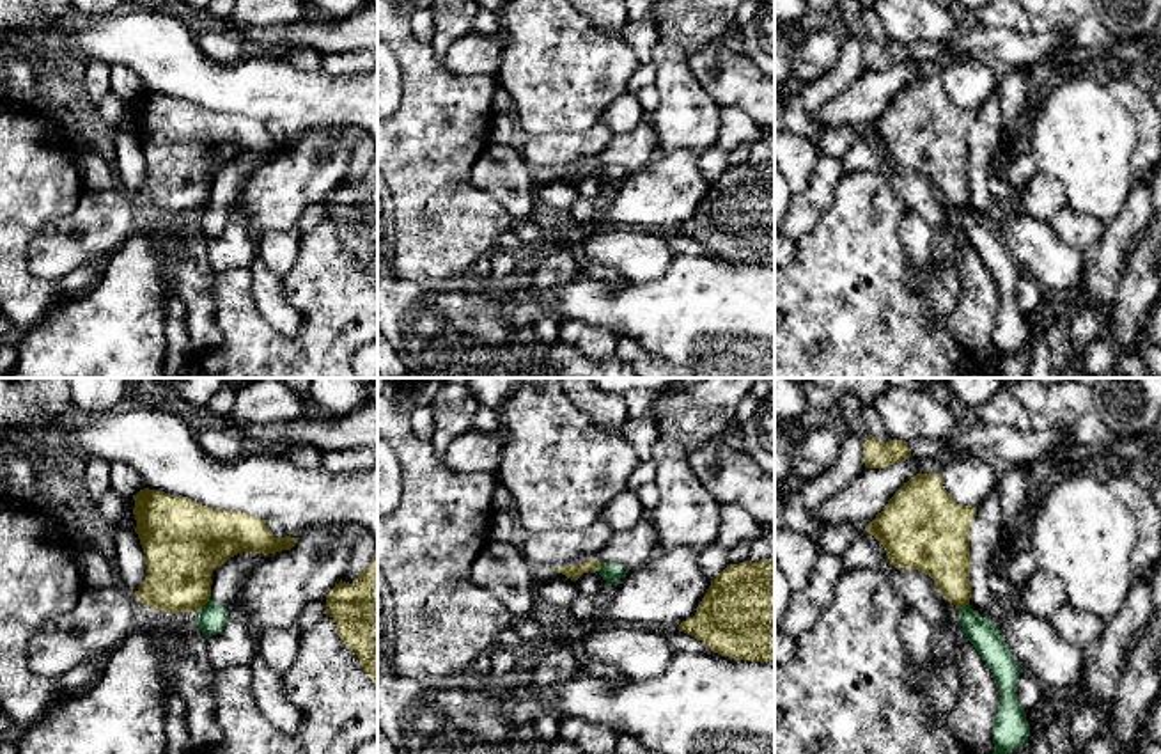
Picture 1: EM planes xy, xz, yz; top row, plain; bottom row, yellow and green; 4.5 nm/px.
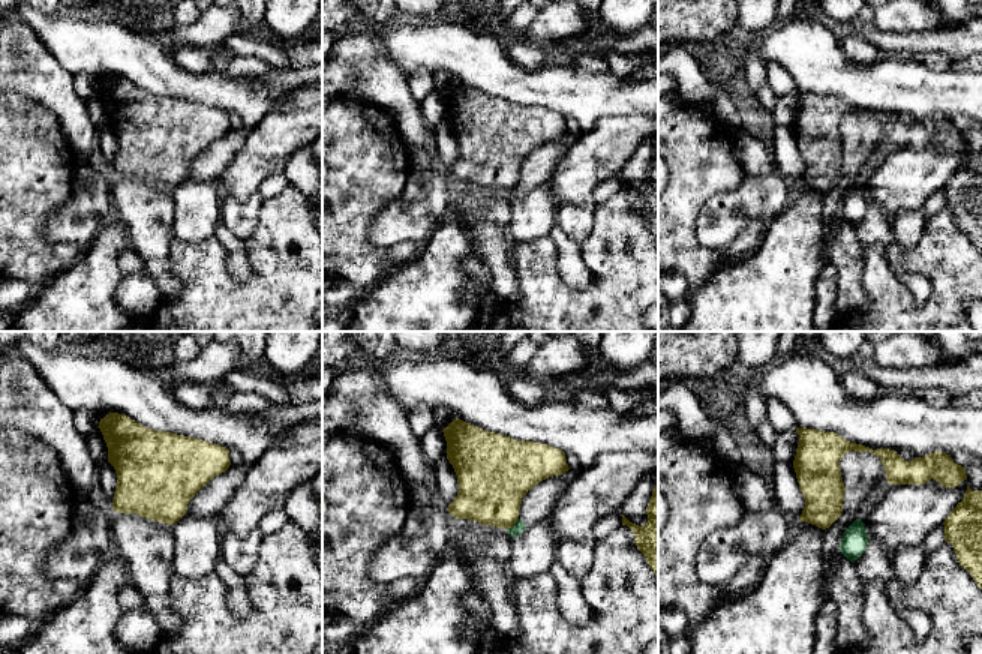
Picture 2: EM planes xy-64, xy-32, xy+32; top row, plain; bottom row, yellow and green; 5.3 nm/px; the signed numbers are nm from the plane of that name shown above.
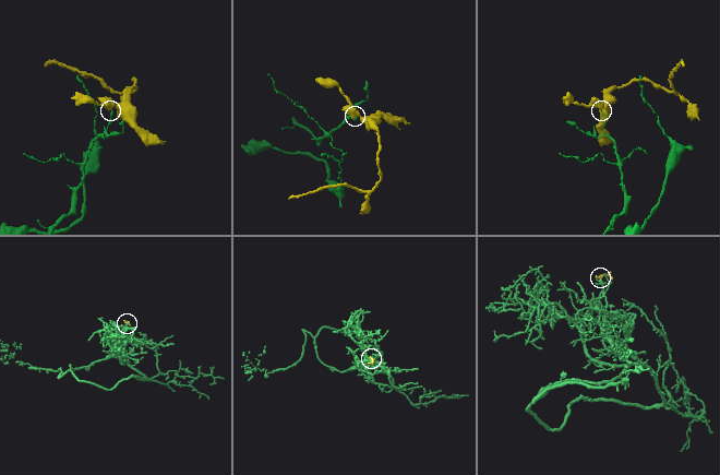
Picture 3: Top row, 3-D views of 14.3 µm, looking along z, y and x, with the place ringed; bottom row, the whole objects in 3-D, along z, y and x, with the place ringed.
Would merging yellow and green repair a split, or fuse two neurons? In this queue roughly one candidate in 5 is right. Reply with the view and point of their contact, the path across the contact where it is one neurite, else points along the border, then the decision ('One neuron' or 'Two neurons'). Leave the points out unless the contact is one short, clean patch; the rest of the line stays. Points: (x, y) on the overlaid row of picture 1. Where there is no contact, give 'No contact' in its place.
Touches yellow at xy (202, 605). Boundary: xy (210, 598), (197, 611). Two neurons

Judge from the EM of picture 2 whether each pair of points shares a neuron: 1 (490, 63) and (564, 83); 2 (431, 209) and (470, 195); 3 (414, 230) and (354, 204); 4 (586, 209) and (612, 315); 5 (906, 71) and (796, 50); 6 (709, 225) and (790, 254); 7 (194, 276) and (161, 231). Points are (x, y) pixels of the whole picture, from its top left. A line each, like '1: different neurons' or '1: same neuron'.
1: same neuron
2: different neurons
3: different neurons
4: different neurons
5: same neuron
6: different neurons
7: different neurons

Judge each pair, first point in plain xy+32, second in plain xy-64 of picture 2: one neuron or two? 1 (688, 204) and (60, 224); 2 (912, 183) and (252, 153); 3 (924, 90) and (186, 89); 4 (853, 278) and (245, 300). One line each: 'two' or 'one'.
1: two
2: one
3: one
4: two

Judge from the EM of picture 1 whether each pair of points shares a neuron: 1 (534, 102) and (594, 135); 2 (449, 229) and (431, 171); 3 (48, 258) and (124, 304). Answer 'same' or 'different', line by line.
1: different
2: same
3: different

